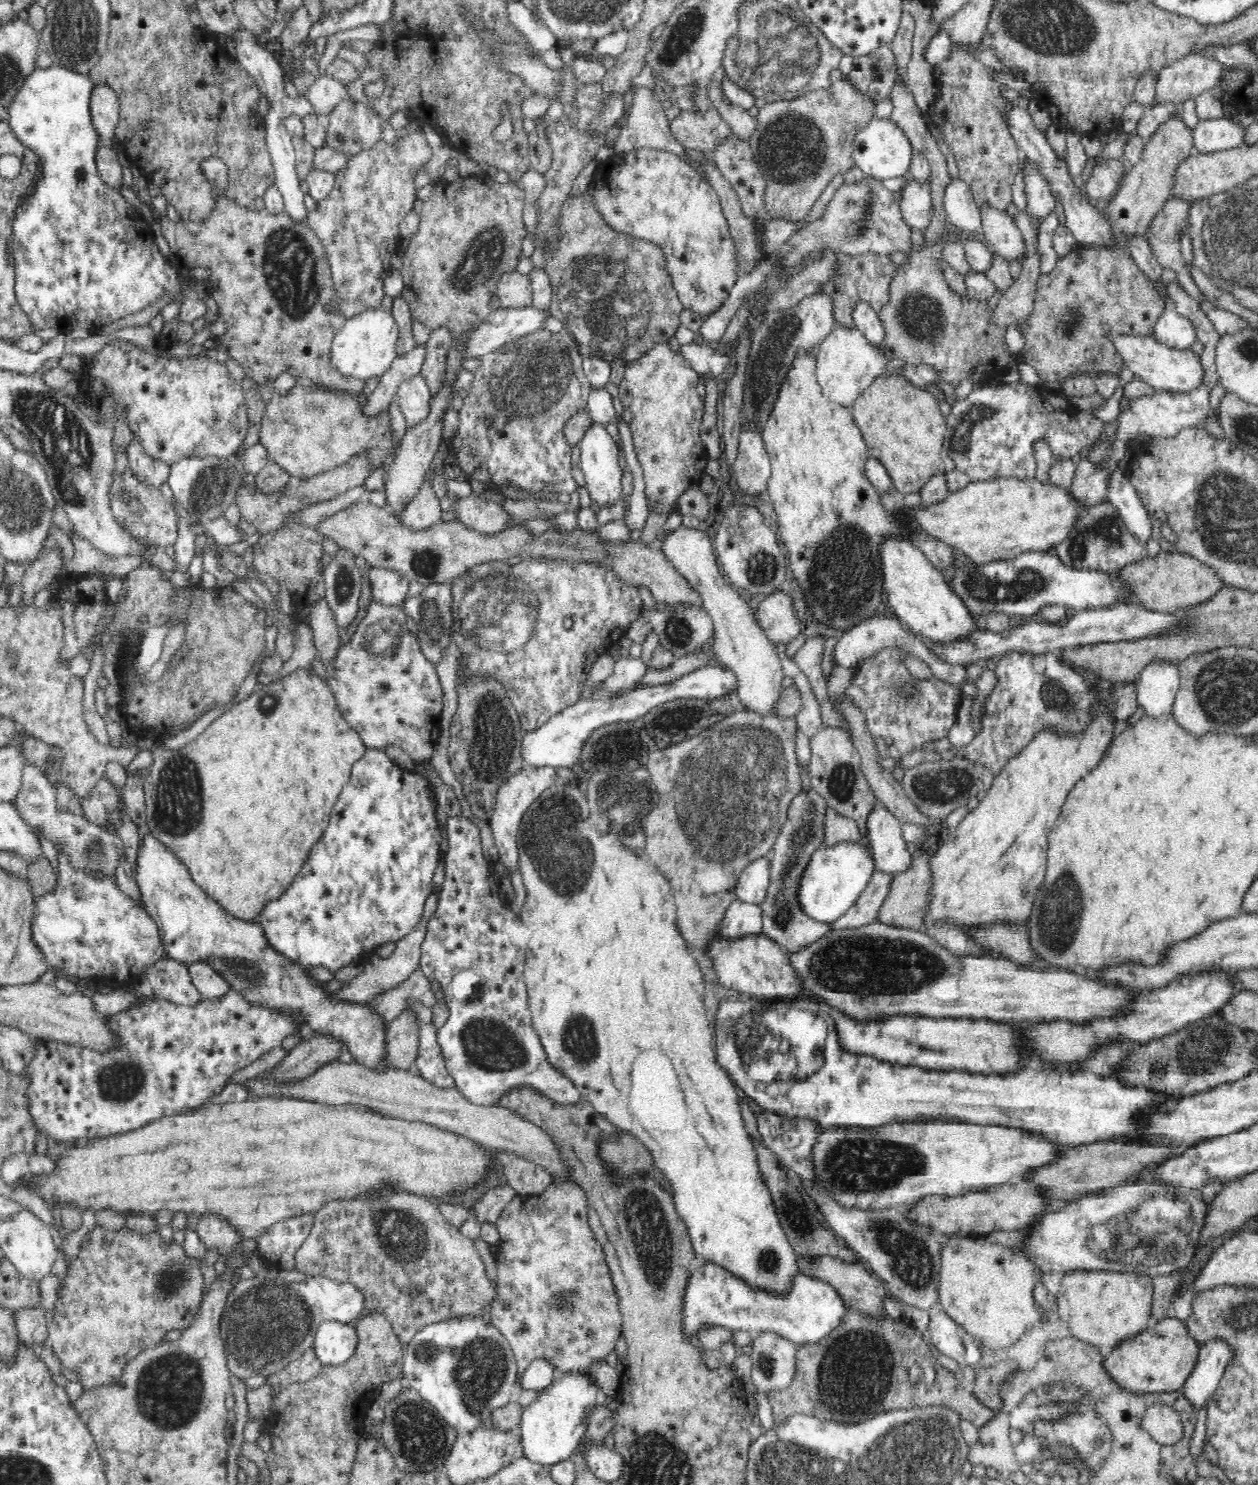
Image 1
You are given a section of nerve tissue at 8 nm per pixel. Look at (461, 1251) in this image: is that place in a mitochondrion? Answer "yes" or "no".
no

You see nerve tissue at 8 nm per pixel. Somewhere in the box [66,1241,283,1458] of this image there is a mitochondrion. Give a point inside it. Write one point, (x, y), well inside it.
(168, 1391)

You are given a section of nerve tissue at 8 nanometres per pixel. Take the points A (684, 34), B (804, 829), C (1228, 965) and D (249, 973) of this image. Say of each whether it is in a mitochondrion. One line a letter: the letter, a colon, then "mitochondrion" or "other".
A: mitochondrion
B: mitochondrion
C: other
D: mitochondrion

